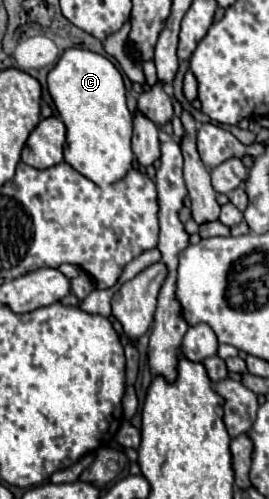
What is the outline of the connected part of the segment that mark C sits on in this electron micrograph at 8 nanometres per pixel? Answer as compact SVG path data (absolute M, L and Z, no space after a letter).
M68 49L48 73L48 91L54 99L60 119L66 125L66 147L64 161L70 163L78 173L96 183L98 187L112 185L120 181L134 165L134 153L130 147L132 137L132 113L126 105L126 89L120 71L104 57L88 49Z

